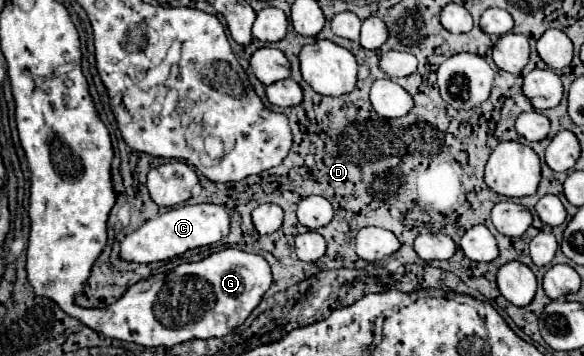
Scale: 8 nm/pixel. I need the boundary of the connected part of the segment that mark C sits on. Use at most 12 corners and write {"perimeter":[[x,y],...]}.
{"perimeter":[[183,205],[121,241],[137,263],[171,259],[221,241],[221,205]]}

